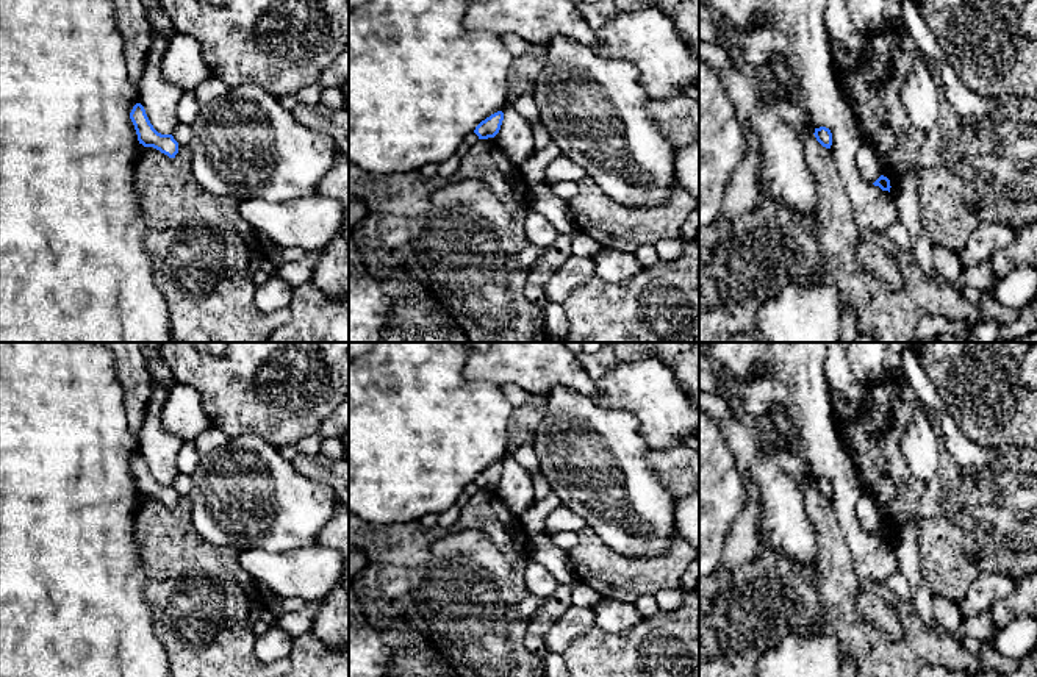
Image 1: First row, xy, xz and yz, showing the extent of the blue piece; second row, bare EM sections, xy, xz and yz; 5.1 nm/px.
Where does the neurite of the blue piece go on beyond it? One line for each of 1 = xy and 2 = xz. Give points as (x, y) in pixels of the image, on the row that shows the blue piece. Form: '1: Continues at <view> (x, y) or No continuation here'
1: No continuation here
2: No continuation here

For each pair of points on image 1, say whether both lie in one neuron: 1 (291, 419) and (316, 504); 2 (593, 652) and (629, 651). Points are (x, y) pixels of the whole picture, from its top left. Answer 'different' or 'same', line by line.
1: different
2: same

